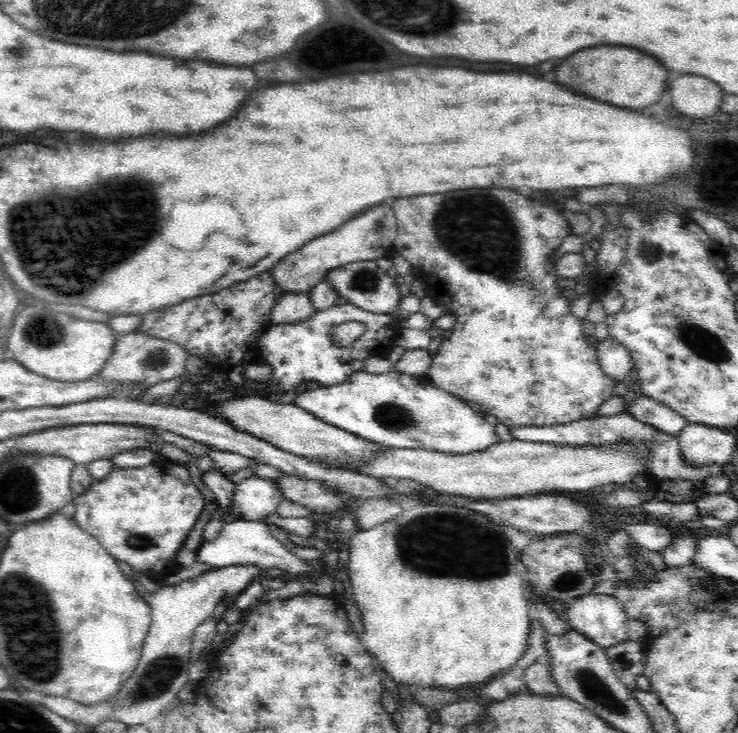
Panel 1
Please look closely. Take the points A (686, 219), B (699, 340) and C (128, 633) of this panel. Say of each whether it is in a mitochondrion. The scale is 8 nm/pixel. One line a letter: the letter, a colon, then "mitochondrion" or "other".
A: other
B: mitochondrion
C: other

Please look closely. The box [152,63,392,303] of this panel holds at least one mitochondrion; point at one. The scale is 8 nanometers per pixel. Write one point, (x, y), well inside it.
(364, 280)

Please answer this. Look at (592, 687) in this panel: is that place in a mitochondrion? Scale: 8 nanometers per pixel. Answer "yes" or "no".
yes

